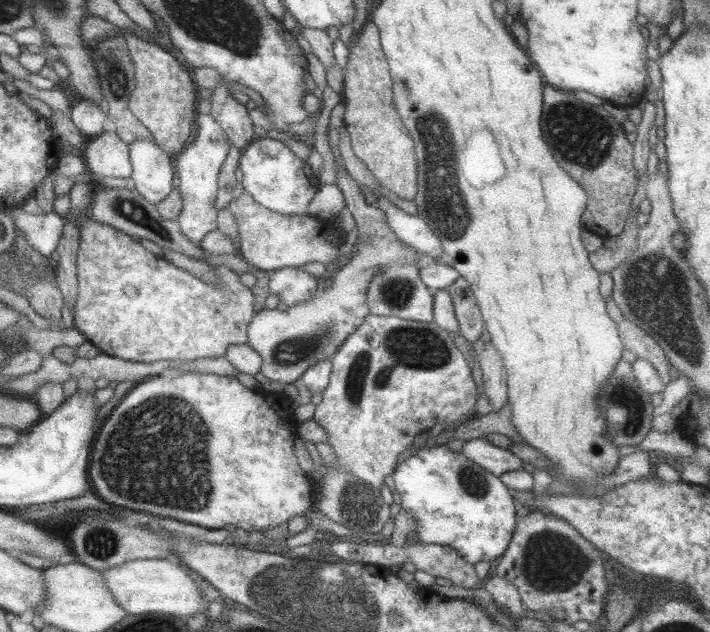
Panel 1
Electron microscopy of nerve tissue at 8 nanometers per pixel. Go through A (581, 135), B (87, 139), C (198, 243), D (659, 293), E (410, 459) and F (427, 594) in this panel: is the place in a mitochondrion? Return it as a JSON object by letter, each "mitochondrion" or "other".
{"A":"mitochondrion","B":"other","C":"other","D":"mitochondrion","E":"other","F":"other"}

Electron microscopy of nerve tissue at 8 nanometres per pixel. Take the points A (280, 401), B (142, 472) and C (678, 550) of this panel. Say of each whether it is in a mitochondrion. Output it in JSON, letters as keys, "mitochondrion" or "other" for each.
{"A":"other","B":"mitochondrion","C":"other"}

